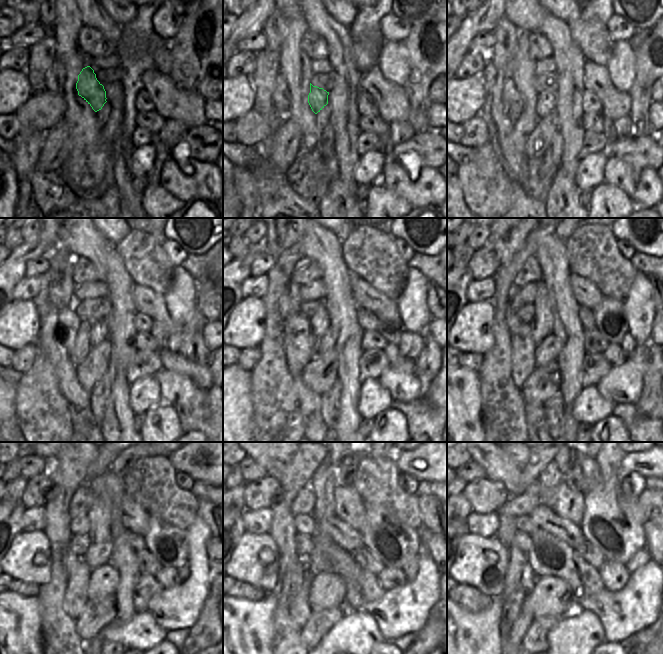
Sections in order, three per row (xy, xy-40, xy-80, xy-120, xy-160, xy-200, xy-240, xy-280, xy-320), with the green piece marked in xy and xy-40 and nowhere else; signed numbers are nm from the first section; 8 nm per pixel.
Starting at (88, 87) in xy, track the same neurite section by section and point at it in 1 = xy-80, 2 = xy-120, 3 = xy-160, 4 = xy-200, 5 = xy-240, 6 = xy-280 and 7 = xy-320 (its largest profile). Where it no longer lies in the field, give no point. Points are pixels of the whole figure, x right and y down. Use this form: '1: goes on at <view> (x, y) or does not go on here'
1: goes on at xy-80 (546, 101)
2: goes on at xy-120 (98, 328)
3: goes on at xy-160 (327, 343)
4: goes on at xy-200 (547, 351)
5: goes on at xy-240 (103, 581)
6: goes on at xy-280 (327, 590)
7: goes on at xy-320 (550, 596)

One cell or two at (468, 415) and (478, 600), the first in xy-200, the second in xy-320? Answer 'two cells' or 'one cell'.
two cells

